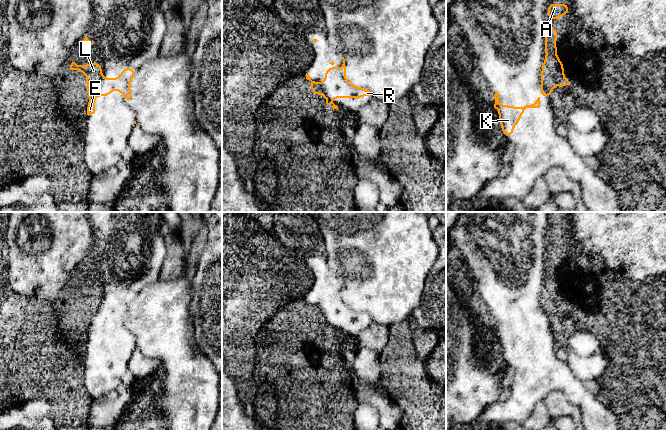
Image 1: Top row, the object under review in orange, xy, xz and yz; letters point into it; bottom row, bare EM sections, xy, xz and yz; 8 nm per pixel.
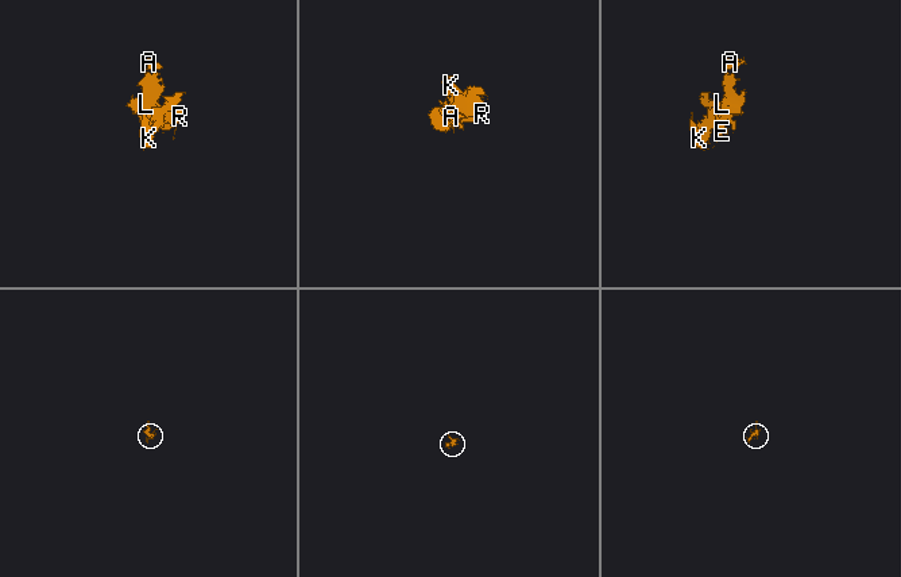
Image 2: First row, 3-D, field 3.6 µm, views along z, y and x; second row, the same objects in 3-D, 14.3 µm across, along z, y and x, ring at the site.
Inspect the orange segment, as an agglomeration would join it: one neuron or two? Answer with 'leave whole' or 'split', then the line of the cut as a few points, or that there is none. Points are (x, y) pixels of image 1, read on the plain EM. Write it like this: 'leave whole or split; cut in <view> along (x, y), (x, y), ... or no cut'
split; cut in xy along (102, 301), (90, 320)

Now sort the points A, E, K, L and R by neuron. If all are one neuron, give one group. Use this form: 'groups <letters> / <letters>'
groups A L / E K R

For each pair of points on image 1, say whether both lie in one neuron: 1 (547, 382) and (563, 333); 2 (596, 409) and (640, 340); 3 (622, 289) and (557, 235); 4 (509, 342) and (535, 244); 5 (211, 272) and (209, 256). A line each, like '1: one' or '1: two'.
1: two
2: two
3: one
4: one
5: one

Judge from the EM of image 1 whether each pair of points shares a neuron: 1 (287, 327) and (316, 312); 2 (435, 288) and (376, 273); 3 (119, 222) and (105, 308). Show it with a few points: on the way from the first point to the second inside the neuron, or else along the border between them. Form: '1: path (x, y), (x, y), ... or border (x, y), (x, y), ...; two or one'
1: path (294, 327), (301, 327), (309, 319); one
2: border (434, 264), (426, 278), (421, 301), (416, 307); two
3: path (119, 243), (119, 287); one

